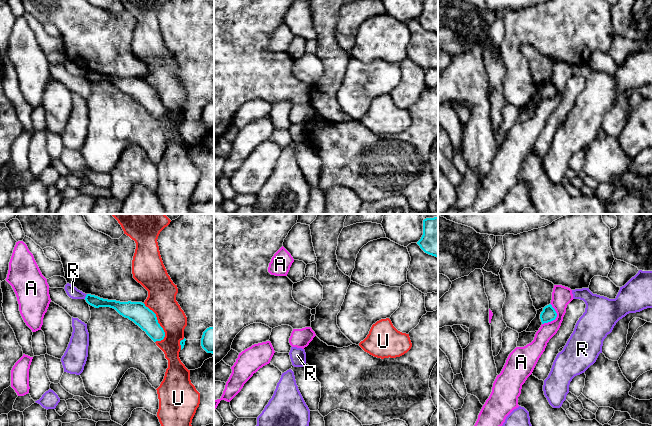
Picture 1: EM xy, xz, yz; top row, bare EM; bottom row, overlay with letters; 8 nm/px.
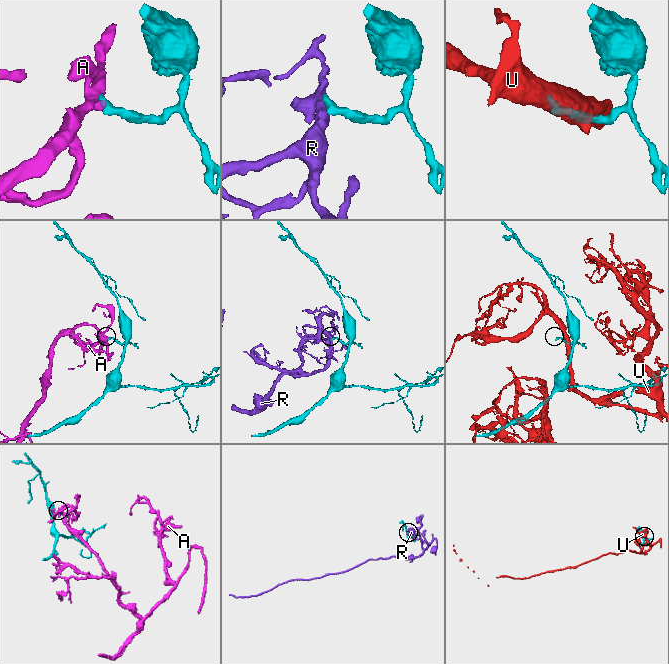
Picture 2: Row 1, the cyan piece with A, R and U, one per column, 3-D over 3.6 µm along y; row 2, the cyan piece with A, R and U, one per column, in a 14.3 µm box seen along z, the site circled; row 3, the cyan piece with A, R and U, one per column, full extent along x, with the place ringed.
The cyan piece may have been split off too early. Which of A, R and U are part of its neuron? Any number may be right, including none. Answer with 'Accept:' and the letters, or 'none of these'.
Accept: none of these

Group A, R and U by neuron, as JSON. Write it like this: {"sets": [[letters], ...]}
{"sets": [["A"], ["R"], ["U"]]}

